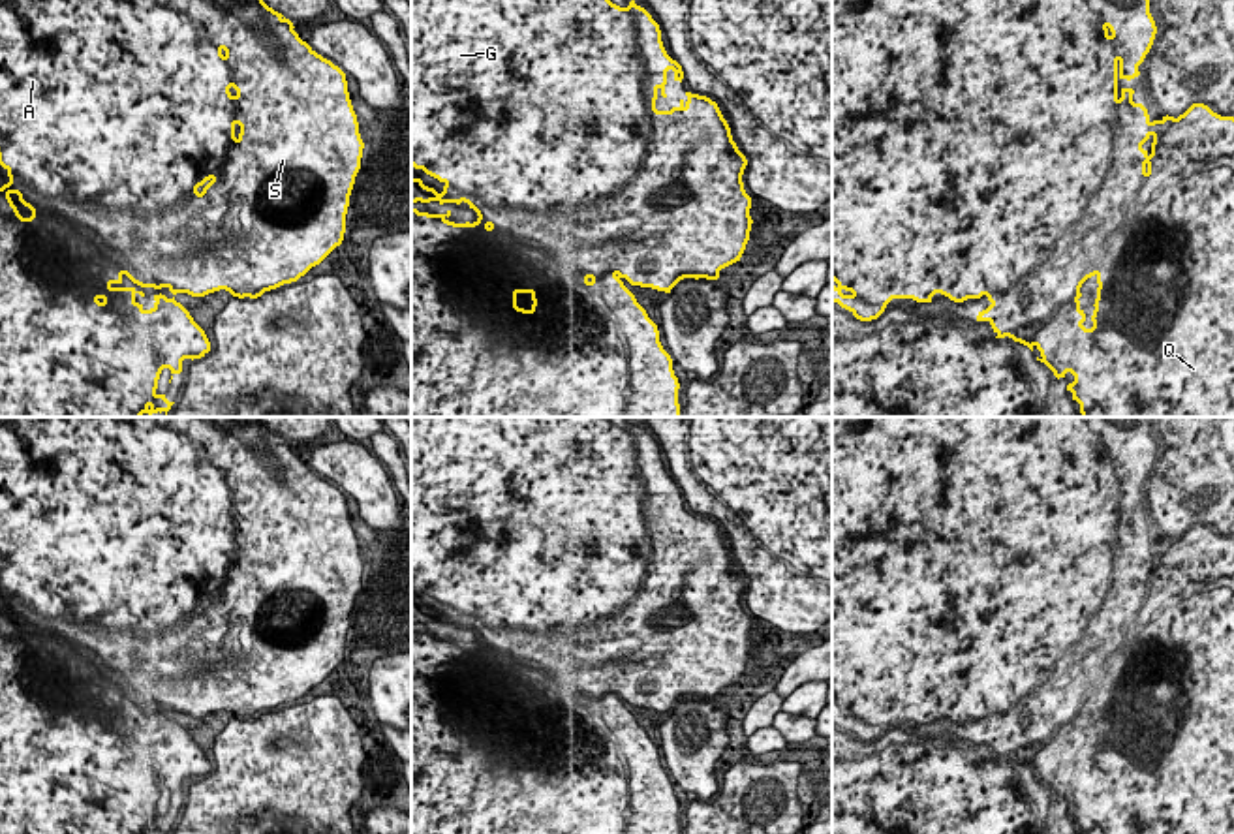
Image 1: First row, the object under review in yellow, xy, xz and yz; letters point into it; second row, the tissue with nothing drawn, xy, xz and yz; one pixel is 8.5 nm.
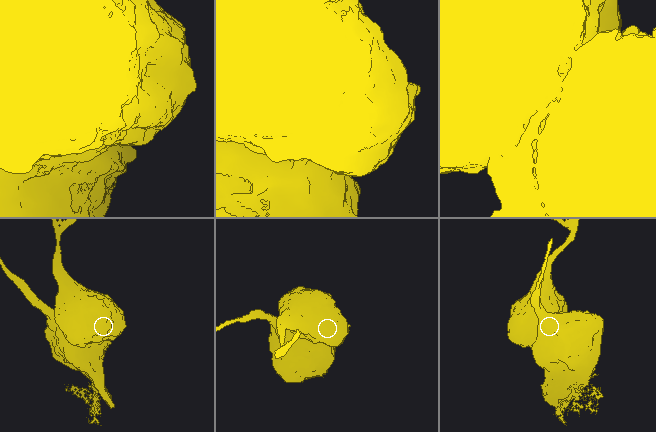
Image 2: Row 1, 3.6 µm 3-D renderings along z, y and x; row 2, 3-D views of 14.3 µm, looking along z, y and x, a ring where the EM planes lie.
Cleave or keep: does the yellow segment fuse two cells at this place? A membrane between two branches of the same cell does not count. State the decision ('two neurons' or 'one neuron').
two neurons

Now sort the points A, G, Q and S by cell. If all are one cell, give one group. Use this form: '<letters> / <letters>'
A G S / Q

